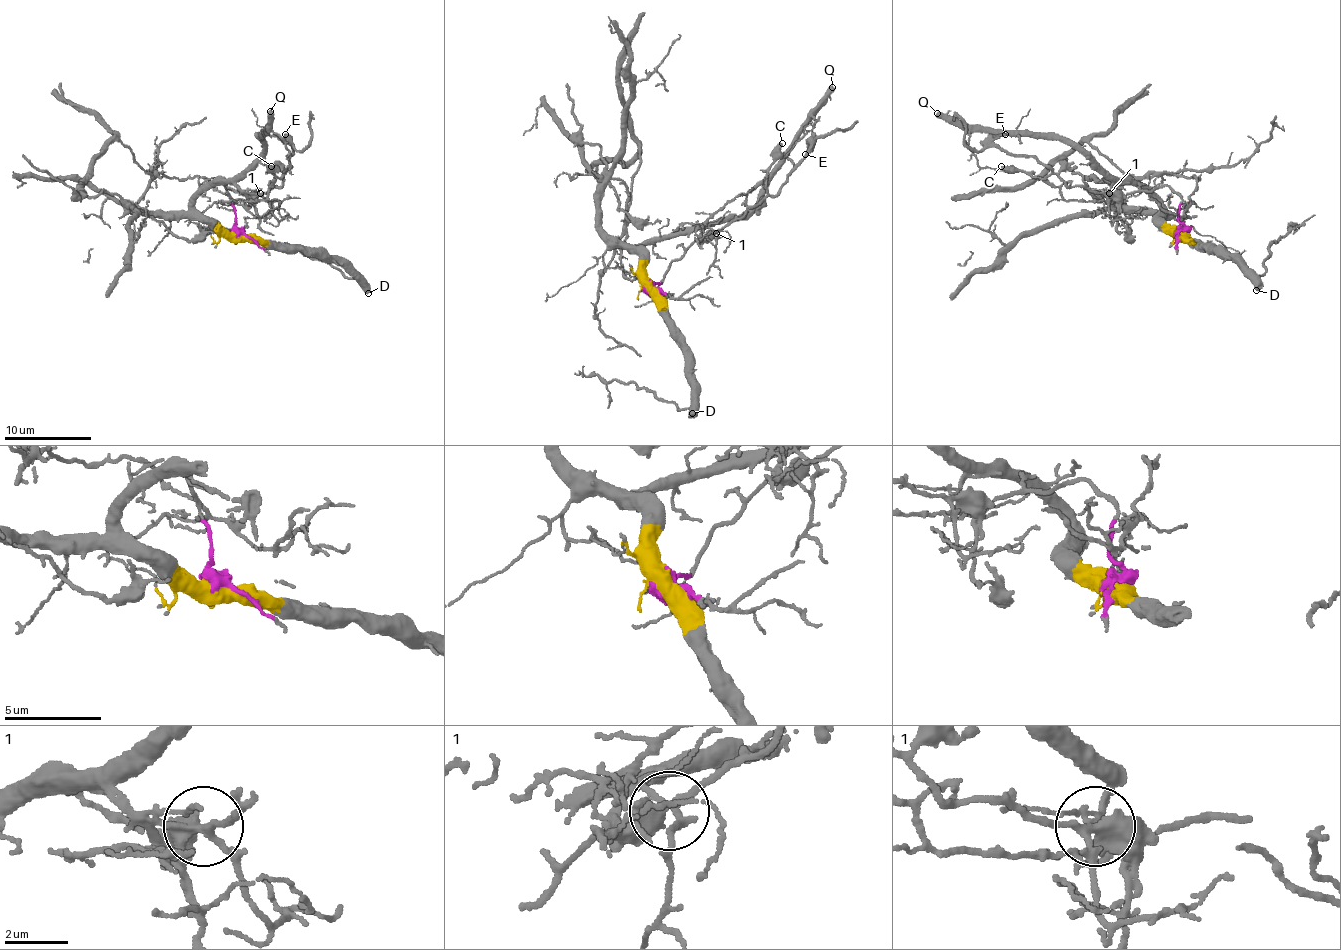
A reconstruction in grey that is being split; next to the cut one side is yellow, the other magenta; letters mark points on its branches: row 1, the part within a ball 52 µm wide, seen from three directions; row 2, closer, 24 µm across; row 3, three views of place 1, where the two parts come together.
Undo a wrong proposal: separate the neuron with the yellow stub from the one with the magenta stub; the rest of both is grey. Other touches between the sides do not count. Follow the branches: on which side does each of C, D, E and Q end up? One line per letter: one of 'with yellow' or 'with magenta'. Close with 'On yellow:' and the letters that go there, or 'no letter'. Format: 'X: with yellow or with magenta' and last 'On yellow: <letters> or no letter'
C: with magenta
D: with yellow
E: with magenta
Q: with yellow
On yellow: D, Q

